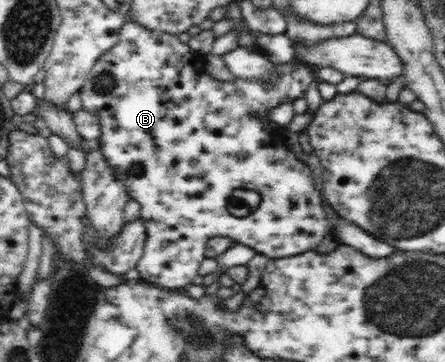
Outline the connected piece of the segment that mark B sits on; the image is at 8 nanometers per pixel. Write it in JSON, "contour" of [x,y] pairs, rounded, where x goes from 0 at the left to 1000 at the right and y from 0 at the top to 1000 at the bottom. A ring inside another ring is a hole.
{"contour":[[[283,52],[279,69],[267,83],[265,116],[216,171],[198,210],[189,215],[189,232],[184,232],[184,243],[178,249],[187,301],[220,323],[229,362],[227,378],[218,392],[222,414],[236,431],[243,453],[276,492],[290,550],[310,555],[310,564],[317,569],[317,605],[326,610],[330,633],[319,713],[310,718],[306,743],[317,757],[317,771],[344,779],[344,785],[371,793],[373,798],[413,798],[416,790],[431,782],[436,765],[447,757],[449,729],[461,713],[461,680],[474,657],[517,655],[526,669],[571,688],[578,702],[596,702],[607,715],[647,713],[647,707],[670,707],[670,702],[692,696],[692,691],[708,691],[715,674],[724,669],[730,646],[742,641],[744,630],[730,583],[730,550],[706,517],[699,464],[665,439],[656,417],[647,420],[647,409],[616,403],[616,387],[611,387],[607,365],[598,362],[584,337],[609,337],[600,323],[600,309],[607,301],[649,282],[647,276],[656,279],[681,268],[692,240],[710,224],[710,193],[692,185],[692,180],[683,180],[683,174],[670,174],[661,163],[643,180],[616,180],[622,204],[620,221],[611,221],[611,227],[600,227],[600,221],[566,221],[562,227],[560,221],[530,213],[530,224],[512,229],[483,218],[467,199],[458,199],[454,177],[458,171],[454,171],[452,155],[440,155],[440,146],[431,149],[429,133],[418,119],[409,119],[398,97],[333,83],[328,75],[312,69],[310,61]],[[571,312],[582,315],[587,331],[573,329],[569,323]],[[526,519],[553,519],[553,525],[580,530],[589,547],[584,572],[566,586],[566,591],[548,597],[548,602],[512,591],[508,552],[517,547],[517,530]]]}

